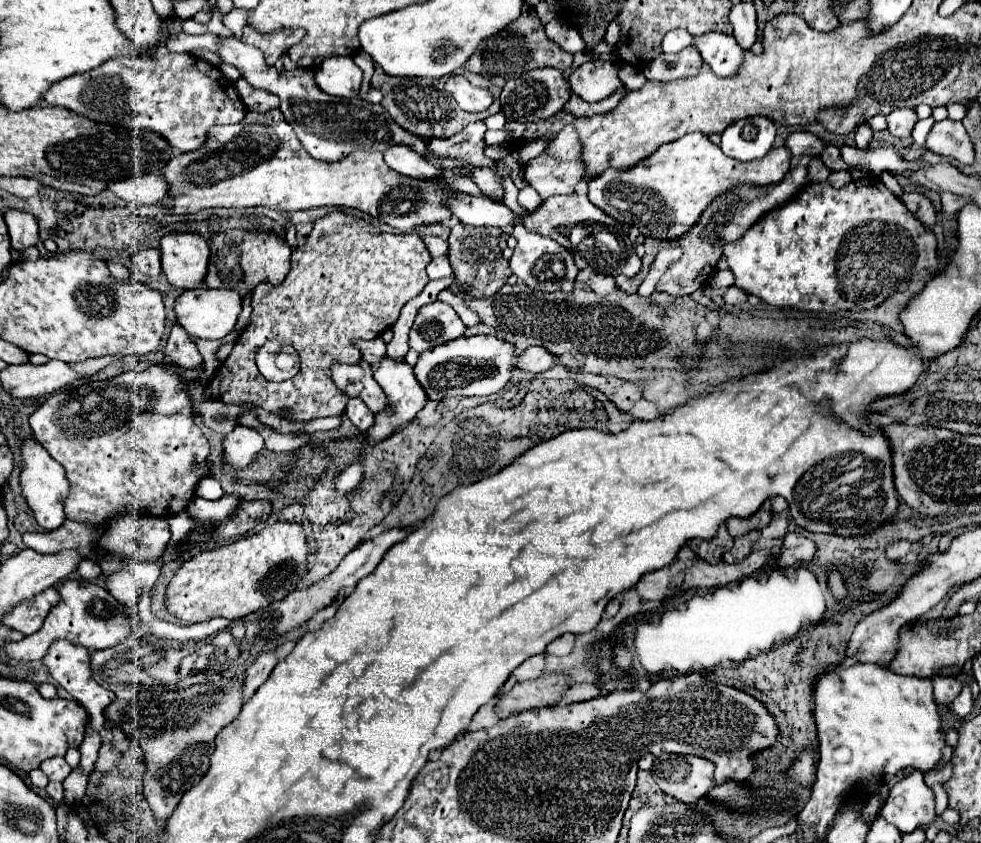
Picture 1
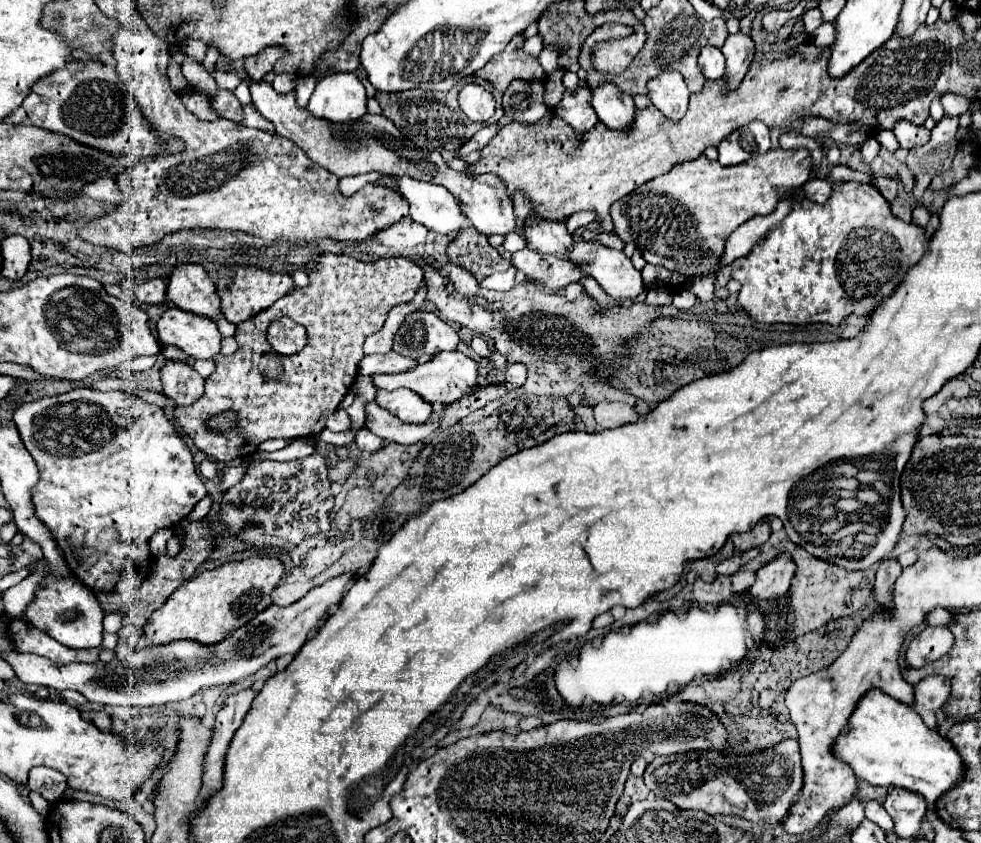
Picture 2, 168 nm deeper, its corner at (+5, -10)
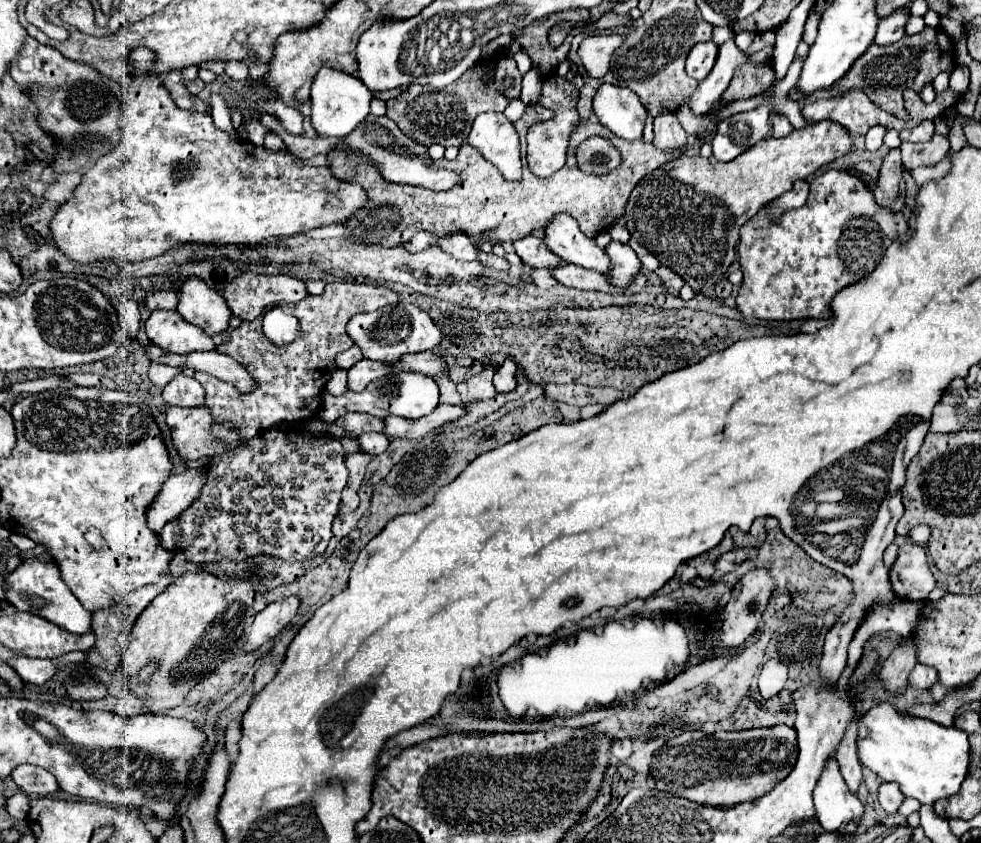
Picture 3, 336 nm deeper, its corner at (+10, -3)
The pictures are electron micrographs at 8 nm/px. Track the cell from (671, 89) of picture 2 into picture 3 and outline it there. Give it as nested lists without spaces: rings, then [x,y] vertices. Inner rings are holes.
[[[662,110],[654,118],[654,146],[660,146],[660,150],[674,150],[682,148],[686,144],[688,134],[680,126],[674,110]]]

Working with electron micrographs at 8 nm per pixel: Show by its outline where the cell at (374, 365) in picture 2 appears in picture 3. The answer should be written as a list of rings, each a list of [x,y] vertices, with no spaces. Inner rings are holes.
[[[416,352],[416,354],[404,354],[400,358],[400,366],[408,368],[412,372],[420,372],[432,378],[446,376],[446,366],[440,362],[440,358],[434,352]]]

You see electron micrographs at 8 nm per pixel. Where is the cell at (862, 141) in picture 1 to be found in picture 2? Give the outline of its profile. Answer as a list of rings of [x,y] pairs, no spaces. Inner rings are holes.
[[[869,137],[869,139],[861,145],[861,157],[863,157],[863,161],[869,165],[869,163],[877,157],[879,149],[881,149],[881,145],[877,143],[877,139],[875,139],[875,137]]]

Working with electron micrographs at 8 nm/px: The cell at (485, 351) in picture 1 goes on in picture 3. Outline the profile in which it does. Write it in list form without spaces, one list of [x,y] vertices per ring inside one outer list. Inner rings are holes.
[[[364,358],[348,370],[348,388],[354,392],[362,392],[370,382],[374,382],[386,374],[394,374],[394,372],[400,372],[400,370],[396,370],[394,366],[388,366],[384,362]]]

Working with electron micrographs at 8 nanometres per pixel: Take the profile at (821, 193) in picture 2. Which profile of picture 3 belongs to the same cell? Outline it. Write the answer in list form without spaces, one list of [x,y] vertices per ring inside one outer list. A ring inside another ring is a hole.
[[[798,180],[794,182],[794,188],[786,194],[782,194],[780,198],[776,198],[774,202],[770,202],[770,212],[772,216],[778,216],[786,210],[792,210],[792,208],[800,208],[806,204],[806,198],[810,194],[810,184],[806,180]]]

